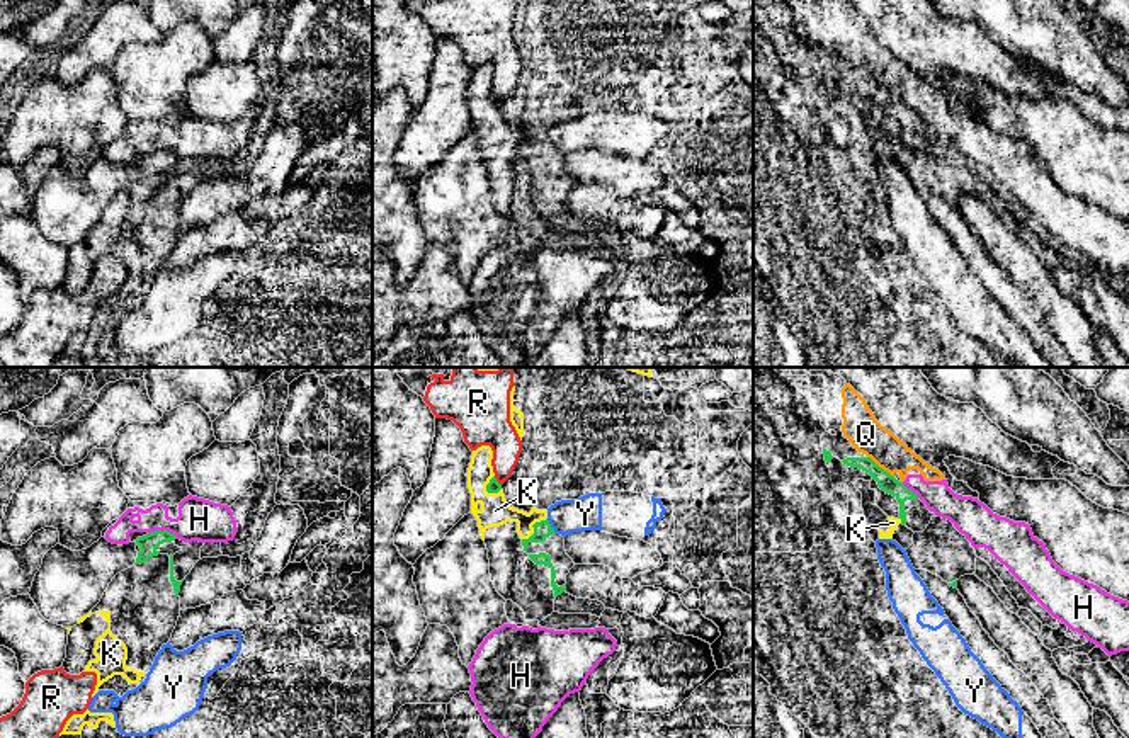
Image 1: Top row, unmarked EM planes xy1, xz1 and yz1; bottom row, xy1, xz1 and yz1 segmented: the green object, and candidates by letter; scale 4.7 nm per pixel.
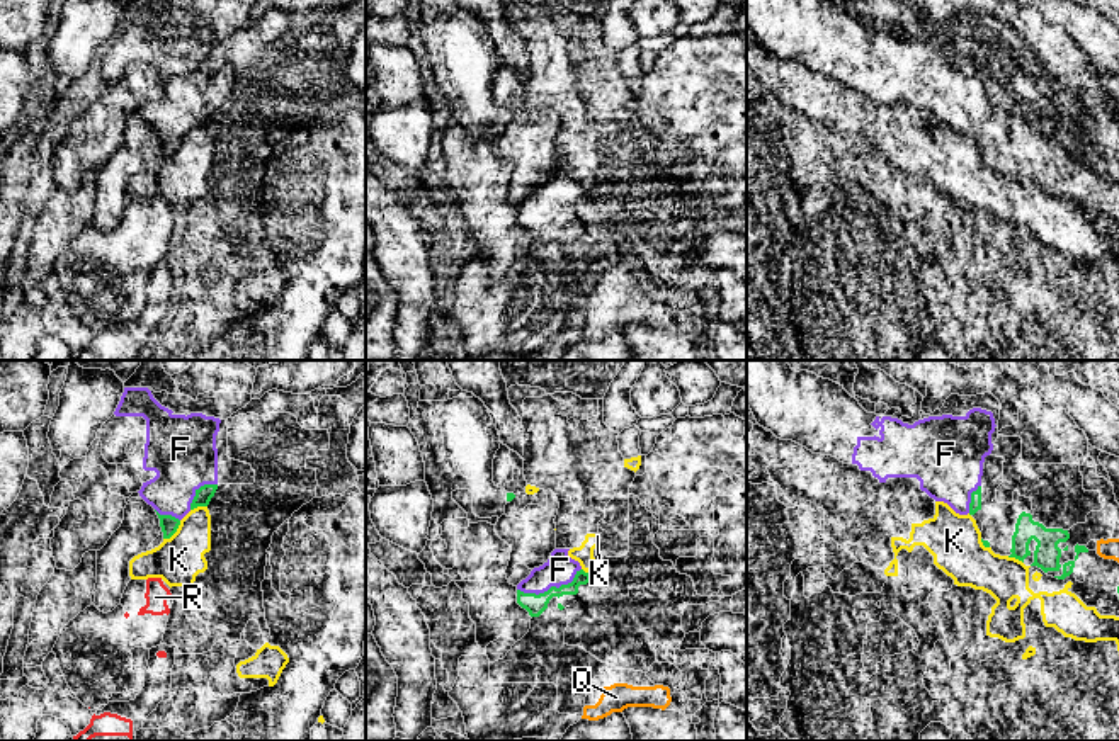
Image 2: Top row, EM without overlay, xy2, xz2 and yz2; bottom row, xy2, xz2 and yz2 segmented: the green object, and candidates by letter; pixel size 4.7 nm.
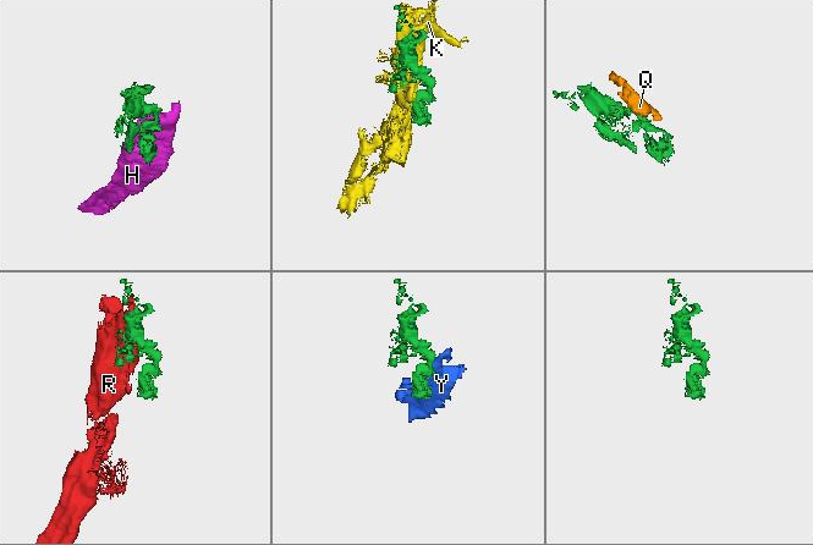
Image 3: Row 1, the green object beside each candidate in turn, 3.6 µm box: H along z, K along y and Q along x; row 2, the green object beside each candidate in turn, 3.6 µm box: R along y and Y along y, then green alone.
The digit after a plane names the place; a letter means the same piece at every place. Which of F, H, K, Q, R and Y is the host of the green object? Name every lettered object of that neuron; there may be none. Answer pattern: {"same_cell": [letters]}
{"same_cell": ["F"]}

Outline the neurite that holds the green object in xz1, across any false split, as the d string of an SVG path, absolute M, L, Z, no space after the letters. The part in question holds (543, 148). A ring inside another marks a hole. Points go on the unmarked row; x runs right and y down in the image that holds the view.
M547 138L536 141L532 146L534 153L522 158L524 170L536 184L551 189L551 206L554 216L558 216L566 209L566 194L575 182L564 170L564 156L554 151Z

